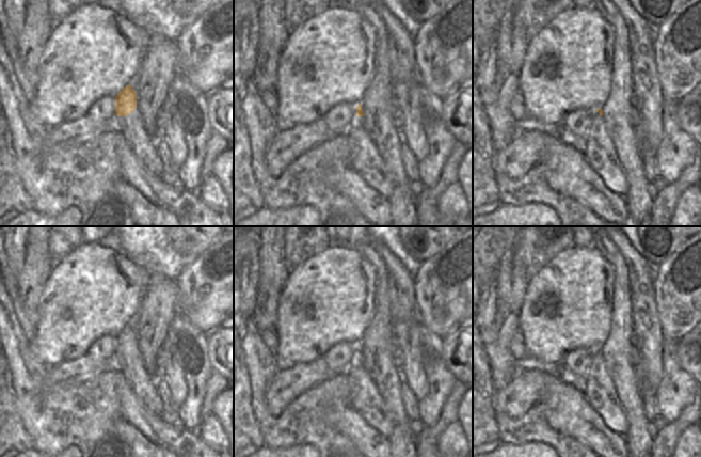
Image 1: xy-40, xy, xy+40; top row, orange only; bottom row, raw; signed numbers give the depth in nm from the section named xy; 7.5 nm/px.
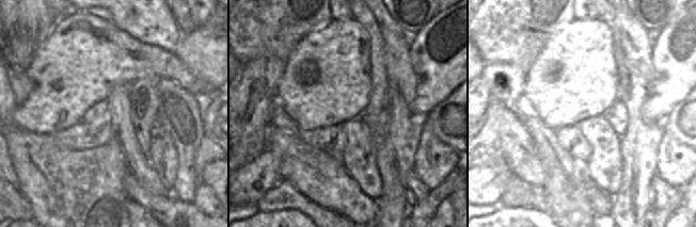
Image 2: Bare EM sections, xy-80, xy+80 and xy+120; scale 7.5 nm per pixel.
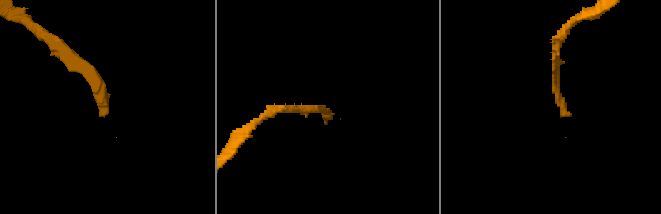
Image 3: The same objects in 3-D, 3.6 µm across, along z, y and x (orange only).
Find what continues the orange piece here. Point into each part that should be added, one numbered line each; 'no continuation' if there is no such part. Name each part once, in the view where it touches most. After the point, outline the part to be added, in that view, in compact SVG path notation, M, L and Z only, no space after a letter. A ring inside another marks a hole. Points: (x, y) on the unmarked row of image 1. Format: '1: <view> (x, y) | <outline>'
no continuation

